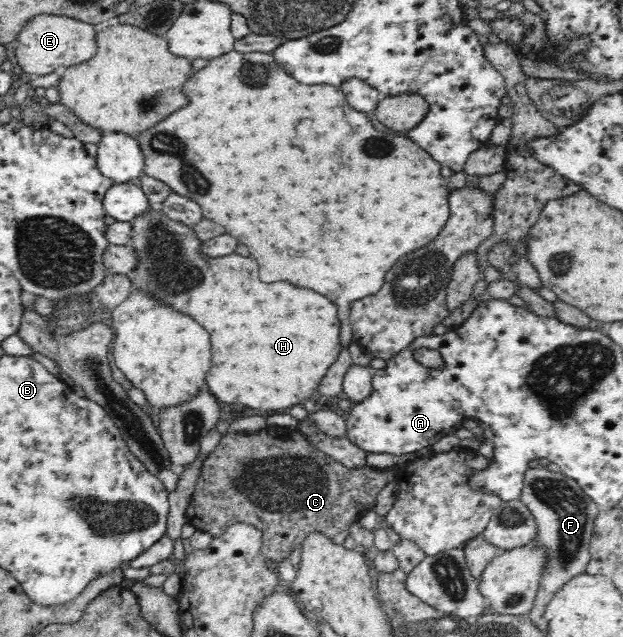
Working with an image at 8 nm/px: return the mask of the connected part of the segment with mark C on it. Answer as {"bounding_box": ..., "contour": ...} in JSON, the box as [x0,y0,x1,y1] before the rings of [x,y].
{"bounding_box":[186,425,401,569],"contour":[[[268,425],[267,428],[256,432],[231,432],[228,431],[219,440],[216,448],[212,453],[208,454],[208,458],[204,460],[202,473],[199,475],[195,491],[193,492],[191,502],[187,506],[186,518],[187,522],[194,526],[197,530],[210,533],[213,537],[219,537],[226,532],[229,526],[236,523],[250,524],[256,526],[262,531],[262,546],[261,550],[263,555],[268,559],[268,564],[276,569],[276,565],[289,557],[290,552],[295,549],[292,545],[299,546],[299,542],[302,538],[306,538],[310,533],[314,531],[320,531],[332,539],[335,543],[343,543],[344,539],[349,536],[348,526],[356,523],[357,520],[365,515],[368,511],[372,511],[377,501],[378,493],[388,484],[388,482],[394,482],[395,477],[401,472],[401,468],[393,466],[387,470],[373,470],[369,467],[361,467],[358,469],[350,469],[340,462],[334,460],[330,456],[324,454],[322,450],[318,450],[313,444],[308,442],[305,434],[302,434],[296,428],[283,428]]]}

